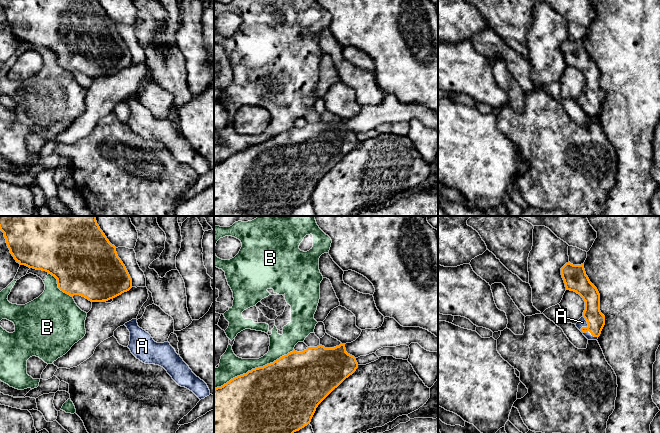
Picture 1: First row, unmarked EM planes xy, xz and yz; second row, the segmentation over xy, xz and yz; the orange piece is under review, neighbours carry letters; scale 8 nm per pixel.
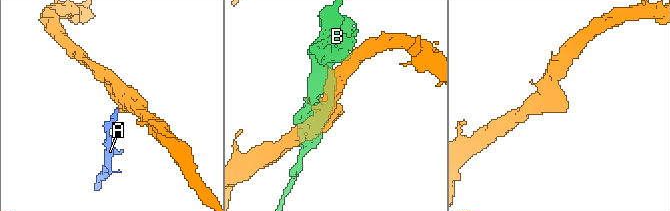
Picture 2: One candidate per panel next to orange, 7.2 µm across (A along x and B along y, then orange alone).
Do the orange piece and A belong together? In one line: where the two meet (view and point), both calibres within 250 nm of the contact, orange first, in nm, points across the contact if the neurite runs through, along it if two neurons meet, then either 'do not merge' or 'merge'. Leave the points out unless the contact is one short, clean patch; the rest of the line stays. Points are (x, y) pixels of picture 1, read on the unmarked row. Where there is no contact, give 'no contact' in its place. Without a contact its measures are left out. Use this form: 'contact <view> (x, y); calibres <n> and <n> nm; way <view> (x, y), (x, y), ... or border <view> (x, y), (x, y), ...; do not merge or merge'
contact yz (581, 106); calibres 150 and 70 nm; way yz (595, 95), (581, 106), (582, 98); merge

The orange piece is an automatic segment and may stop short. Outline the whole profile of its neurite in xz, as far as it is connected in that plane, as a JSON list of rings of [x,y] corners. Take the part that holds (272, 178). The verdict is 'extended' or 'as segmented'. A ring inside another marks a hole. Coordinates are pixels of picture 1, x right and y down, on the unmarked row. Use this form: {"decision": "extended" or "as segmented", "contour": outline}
{"decision": "as segmented", "contour": [[[345,120],[334,124],[325,124],[322,121],[307,123],[302,128],[292,127],[263,143],[248,147],[246,150],[237,152],[221,163],[214,165],[214,216],[289,216],[292,210],[310,200],[318,181],[346,154],[352,151],[358,144],[356,134],[346,128]]]}

